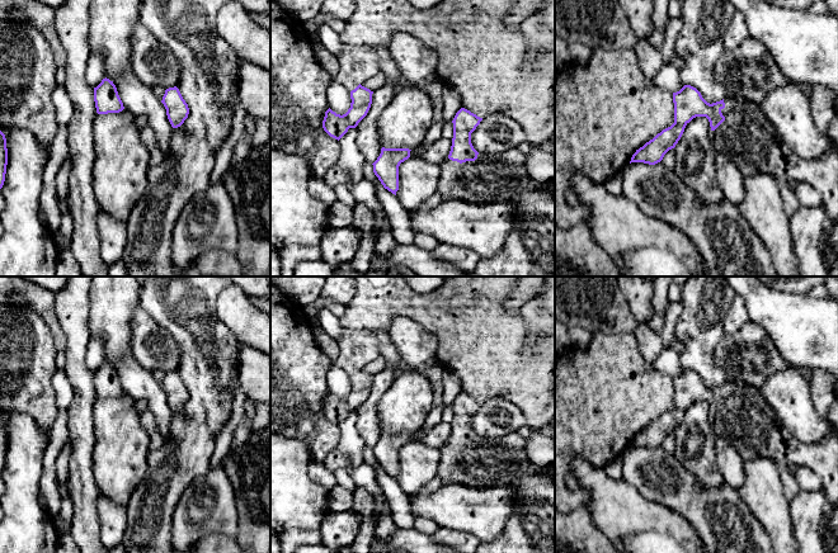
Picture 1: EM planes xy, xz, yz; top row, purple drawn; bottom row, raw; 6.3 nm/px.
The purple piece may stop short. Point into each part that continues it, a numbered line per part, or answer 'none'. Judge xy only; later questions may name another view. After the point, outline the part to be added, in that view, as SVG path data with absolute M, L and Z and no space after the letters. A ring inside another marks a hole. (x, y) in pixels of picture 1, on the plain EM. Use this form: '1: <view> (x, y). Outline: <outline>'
none

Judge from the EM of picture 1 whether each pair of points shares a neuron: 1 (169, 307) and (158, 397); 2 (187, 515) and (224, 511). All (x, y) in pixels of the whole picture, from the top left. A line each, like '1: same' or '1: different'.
1: different
2: same

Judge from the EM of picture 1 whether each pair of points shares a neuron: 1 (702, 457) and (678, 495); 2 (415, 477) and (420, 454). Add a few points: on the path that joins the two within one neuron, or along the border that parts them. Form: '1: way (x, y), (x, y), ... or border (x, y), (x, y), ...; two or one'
1: border (672, 454), (702, 487), (718, 487), (720, 485); two
2: way (415, 472), (418, 459); one

